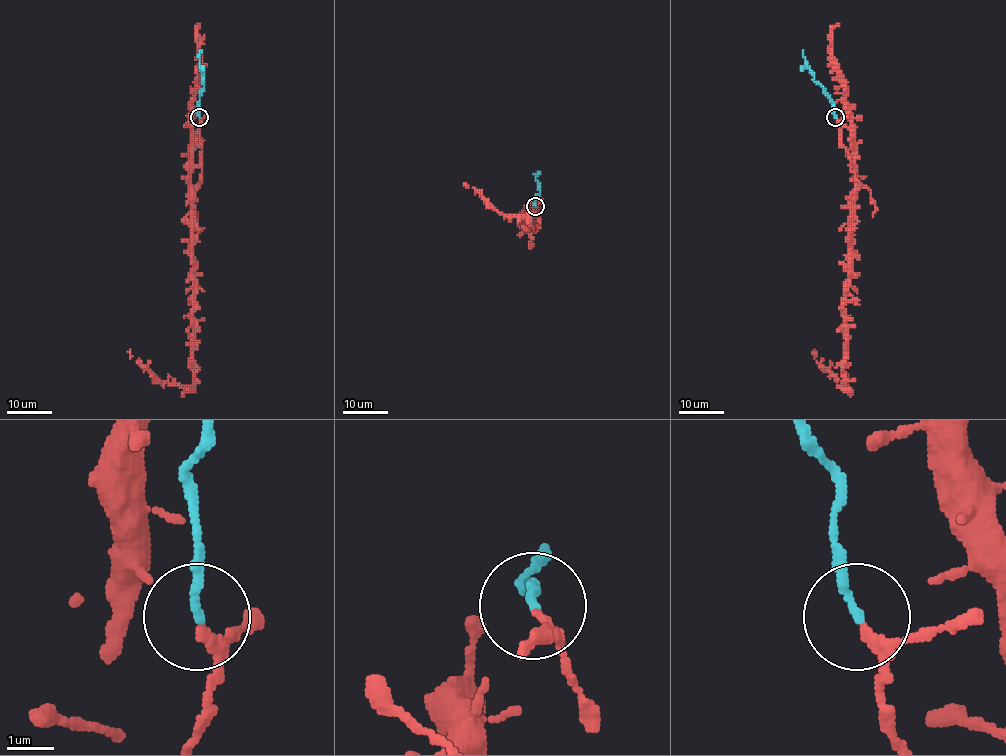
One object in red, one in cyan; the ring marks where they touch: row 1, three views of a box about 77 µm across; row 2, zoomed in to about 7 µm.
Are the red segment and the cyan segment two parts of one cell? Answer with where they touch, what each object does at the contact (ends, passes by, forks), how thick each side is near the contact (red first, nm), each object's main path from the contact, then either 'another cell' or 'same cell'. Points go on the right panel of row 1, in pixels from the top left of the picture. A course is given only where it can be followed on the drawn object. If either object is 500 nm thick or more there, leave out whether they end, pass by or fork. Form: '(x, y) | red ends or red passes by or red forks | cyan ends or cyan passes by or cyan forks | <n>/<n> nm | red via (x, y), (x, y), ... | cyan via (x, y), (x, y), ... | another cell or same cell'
(835, 117) | red passes by | cyan ends | 140/190 nm | red via (836, 117), (840, 144), (858, 182), (853, 195), (849, 280), (844, 305), (847, 386), (816, 362), (813, 350) | cyan via (835, 117), (834, 104), (815, 81), (803, 50) | same cell

